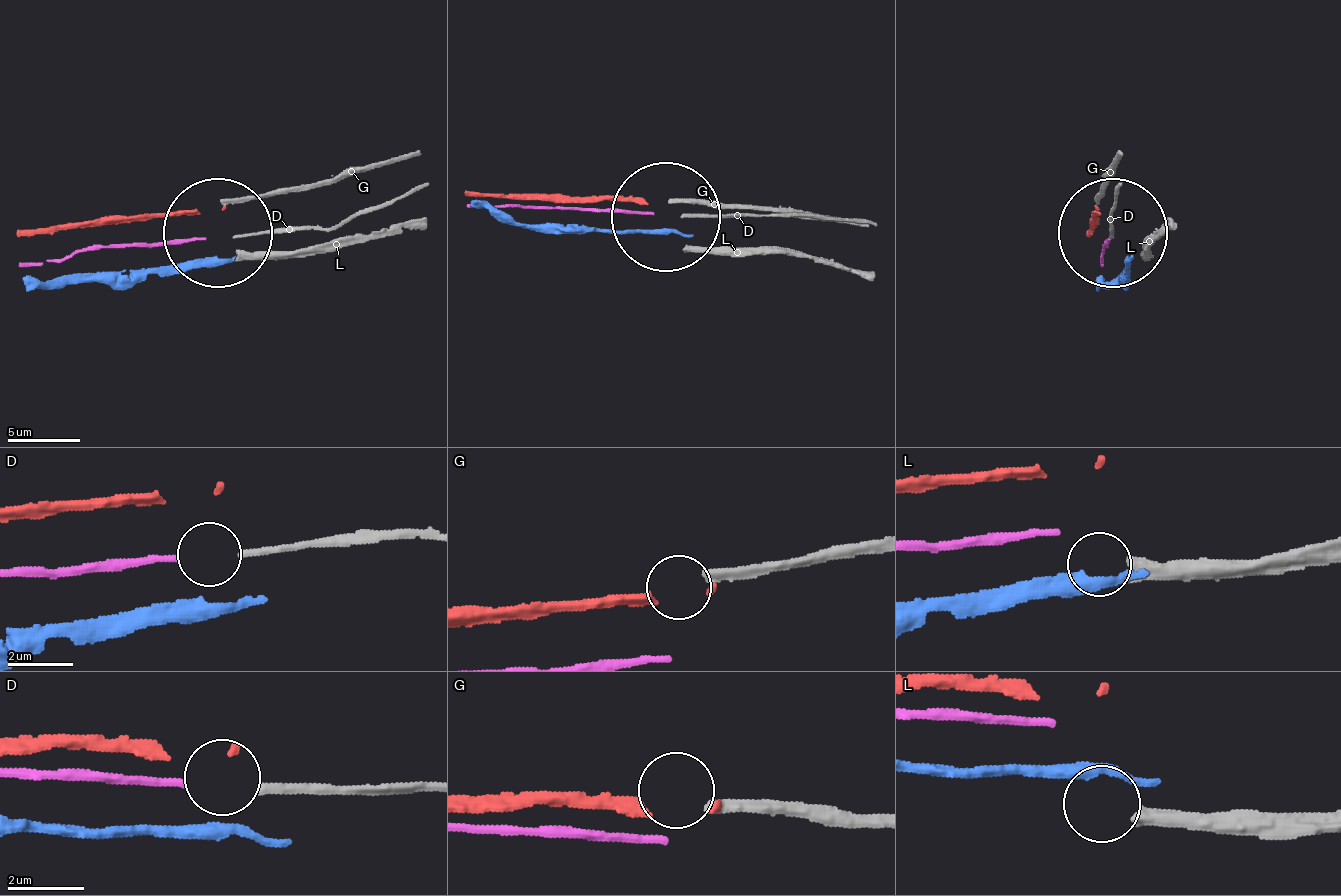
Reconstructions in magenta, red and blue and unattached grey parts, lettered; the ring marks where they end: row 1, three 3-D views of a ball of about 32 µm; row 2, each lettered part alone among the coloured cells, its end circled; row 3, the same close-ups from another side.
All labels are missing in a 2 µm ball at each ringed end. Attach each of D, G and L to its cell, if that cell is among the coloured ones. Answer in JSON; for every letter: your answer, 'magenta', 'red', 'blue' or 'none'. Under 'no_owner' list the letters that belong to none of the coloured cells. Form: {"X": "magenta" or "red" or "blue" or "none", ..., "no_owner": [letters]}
{"D": "magenta", "G": "none", "L": "none", "no_owner": ["G", "L"]}

